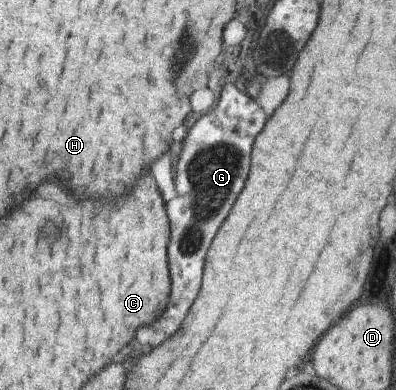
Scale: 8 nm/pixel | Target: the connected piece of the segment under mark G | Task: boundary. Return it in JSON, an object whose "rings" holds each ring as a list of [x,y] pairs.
{"rings":[[[222,82],[221,87],[217,106],[190,128],[175,164],[175,198],[164,206],[170,230],[166,246],[170,293],[163,316],[143,330],[137,330],[135,337],[139,349],[147,349],[147,344],[151,348],[159,346],[183,322],[201,284],[201,268],[209,242],[243,188],[249,172],[251,144],[265,122],[259,105],[245,92],[229,82],[227,86]]]}

